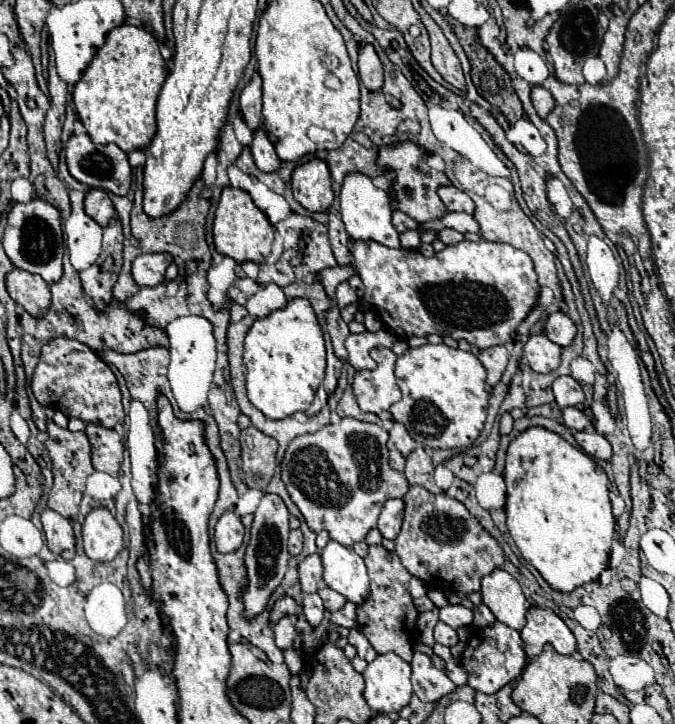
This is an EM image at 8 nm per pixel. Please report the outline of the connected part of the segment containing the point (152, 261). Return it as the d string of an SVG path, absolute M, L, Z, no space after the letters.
M140 254L132 262L132 278L138 286L158 286L172 258L168 254Z

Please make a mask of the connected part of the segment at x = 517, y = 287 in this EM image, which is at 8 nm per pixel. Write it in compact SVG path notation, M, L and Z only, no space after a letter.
M356 240L352 246L356 274L364 282L364 300L386 312L386 326L396 336L450 334L478 348L506 344L516 334L528 312L536 306L538 282L526 252L496 242L460 242L446 246L432 258L404 248L388 248L372 240Z

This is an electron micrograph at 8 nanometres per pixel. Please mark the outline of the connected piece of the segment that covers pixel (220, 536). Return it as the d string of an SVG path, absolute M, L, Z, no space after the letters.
M226 510L220 516L216 530L214 530L214 540L216 540L216 548L224 554L240 548L244 540L244 524L234 510Z

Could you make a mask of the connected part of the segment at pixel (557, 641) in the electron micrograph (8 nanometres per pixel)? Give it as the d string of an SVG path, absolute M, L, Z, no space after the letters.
M530 608L526 612L528 624L520 630L524 640L524 650L528 656L542 654L546 644L552 644L560 654L574 654L576 652L576 638L570 628L558 618L552 610L544 608Z

